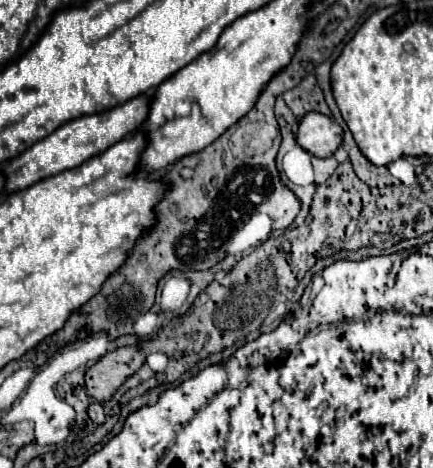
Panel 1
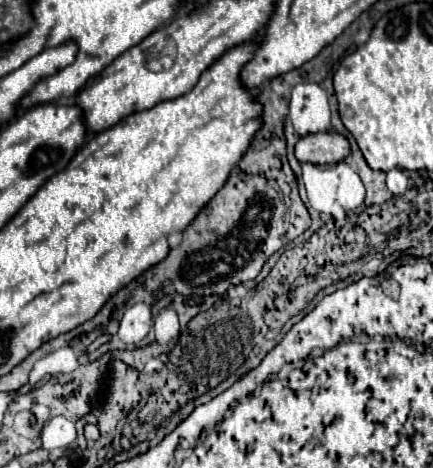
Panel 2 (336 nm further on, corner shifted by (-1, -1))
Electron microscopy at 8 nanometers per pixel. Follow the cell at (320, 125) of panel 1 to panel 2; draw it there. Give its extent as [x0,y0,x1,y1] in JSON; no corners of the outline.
[296,132,350,164]

